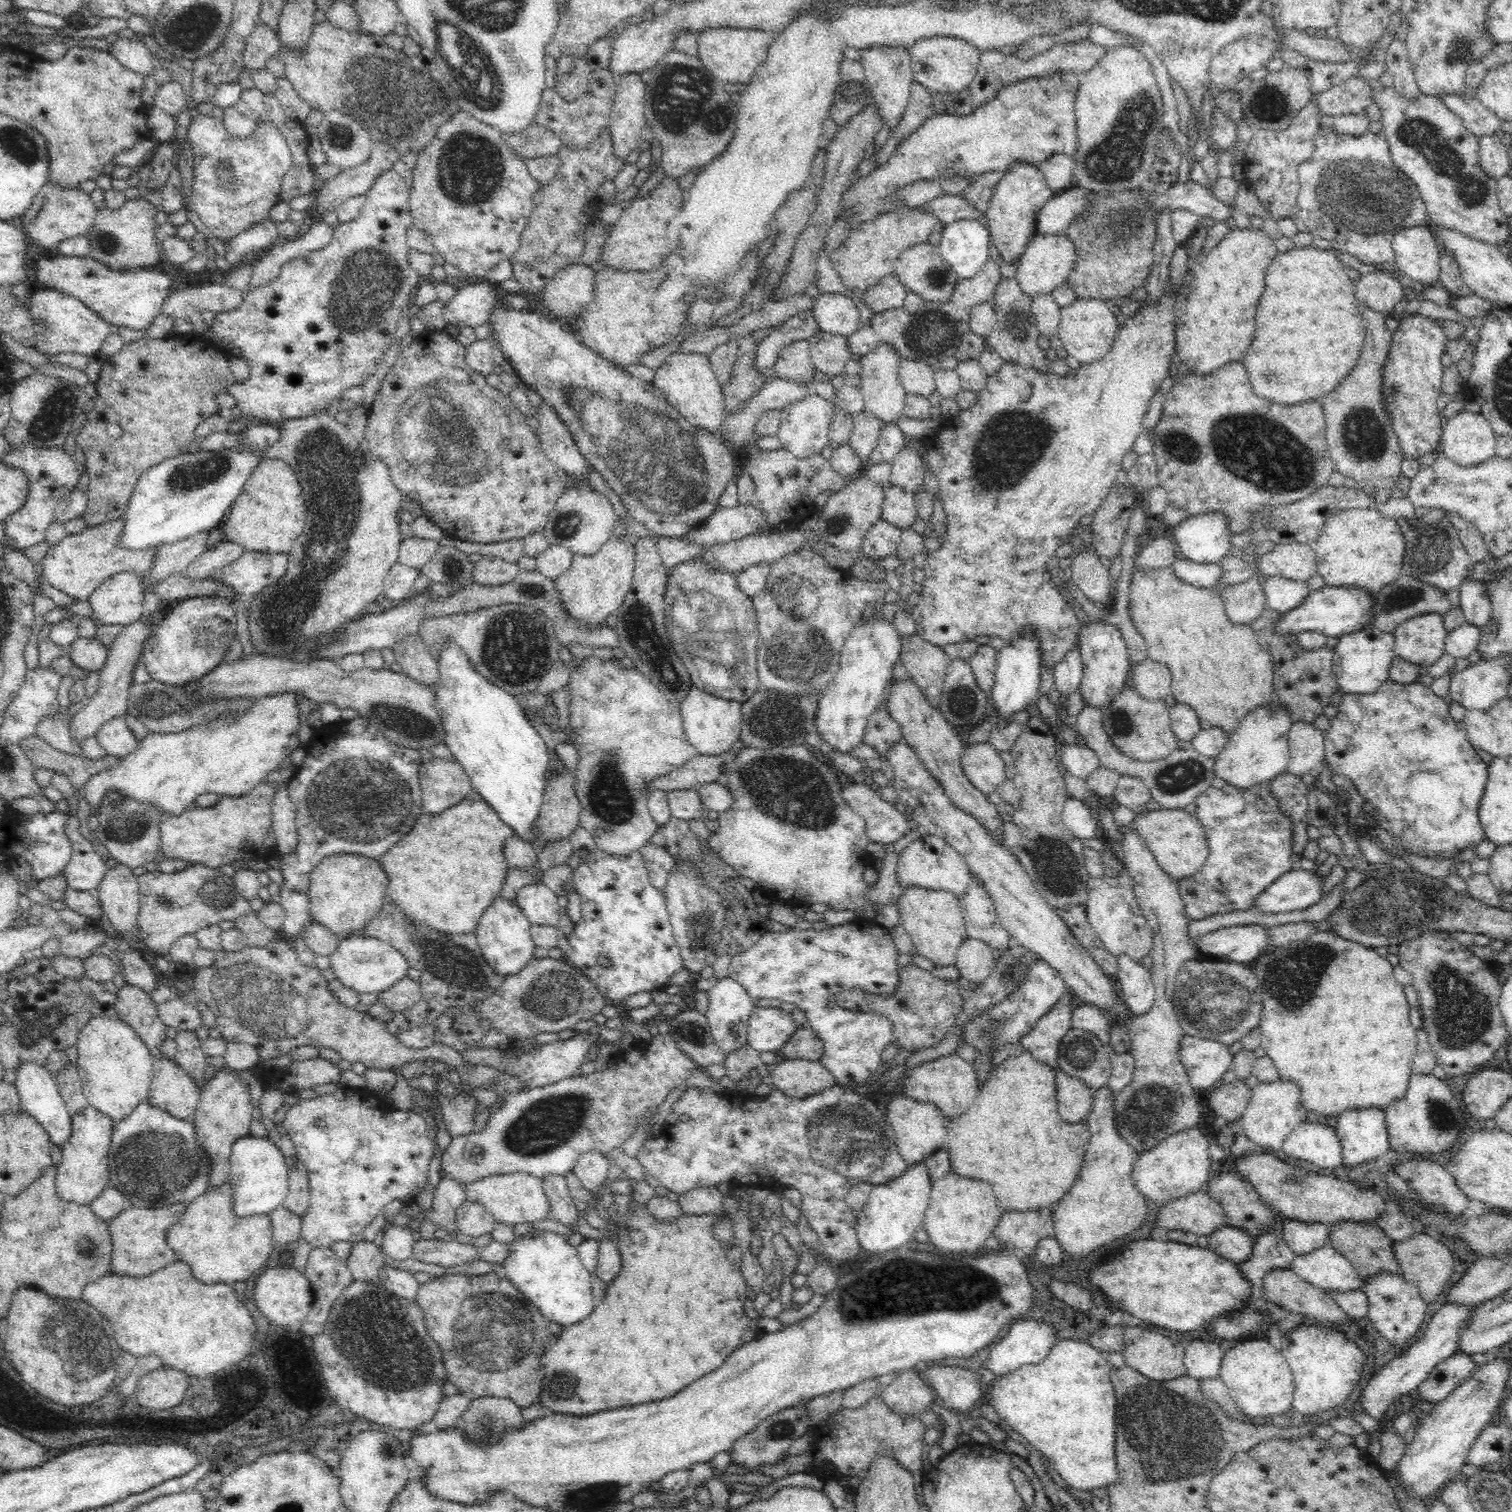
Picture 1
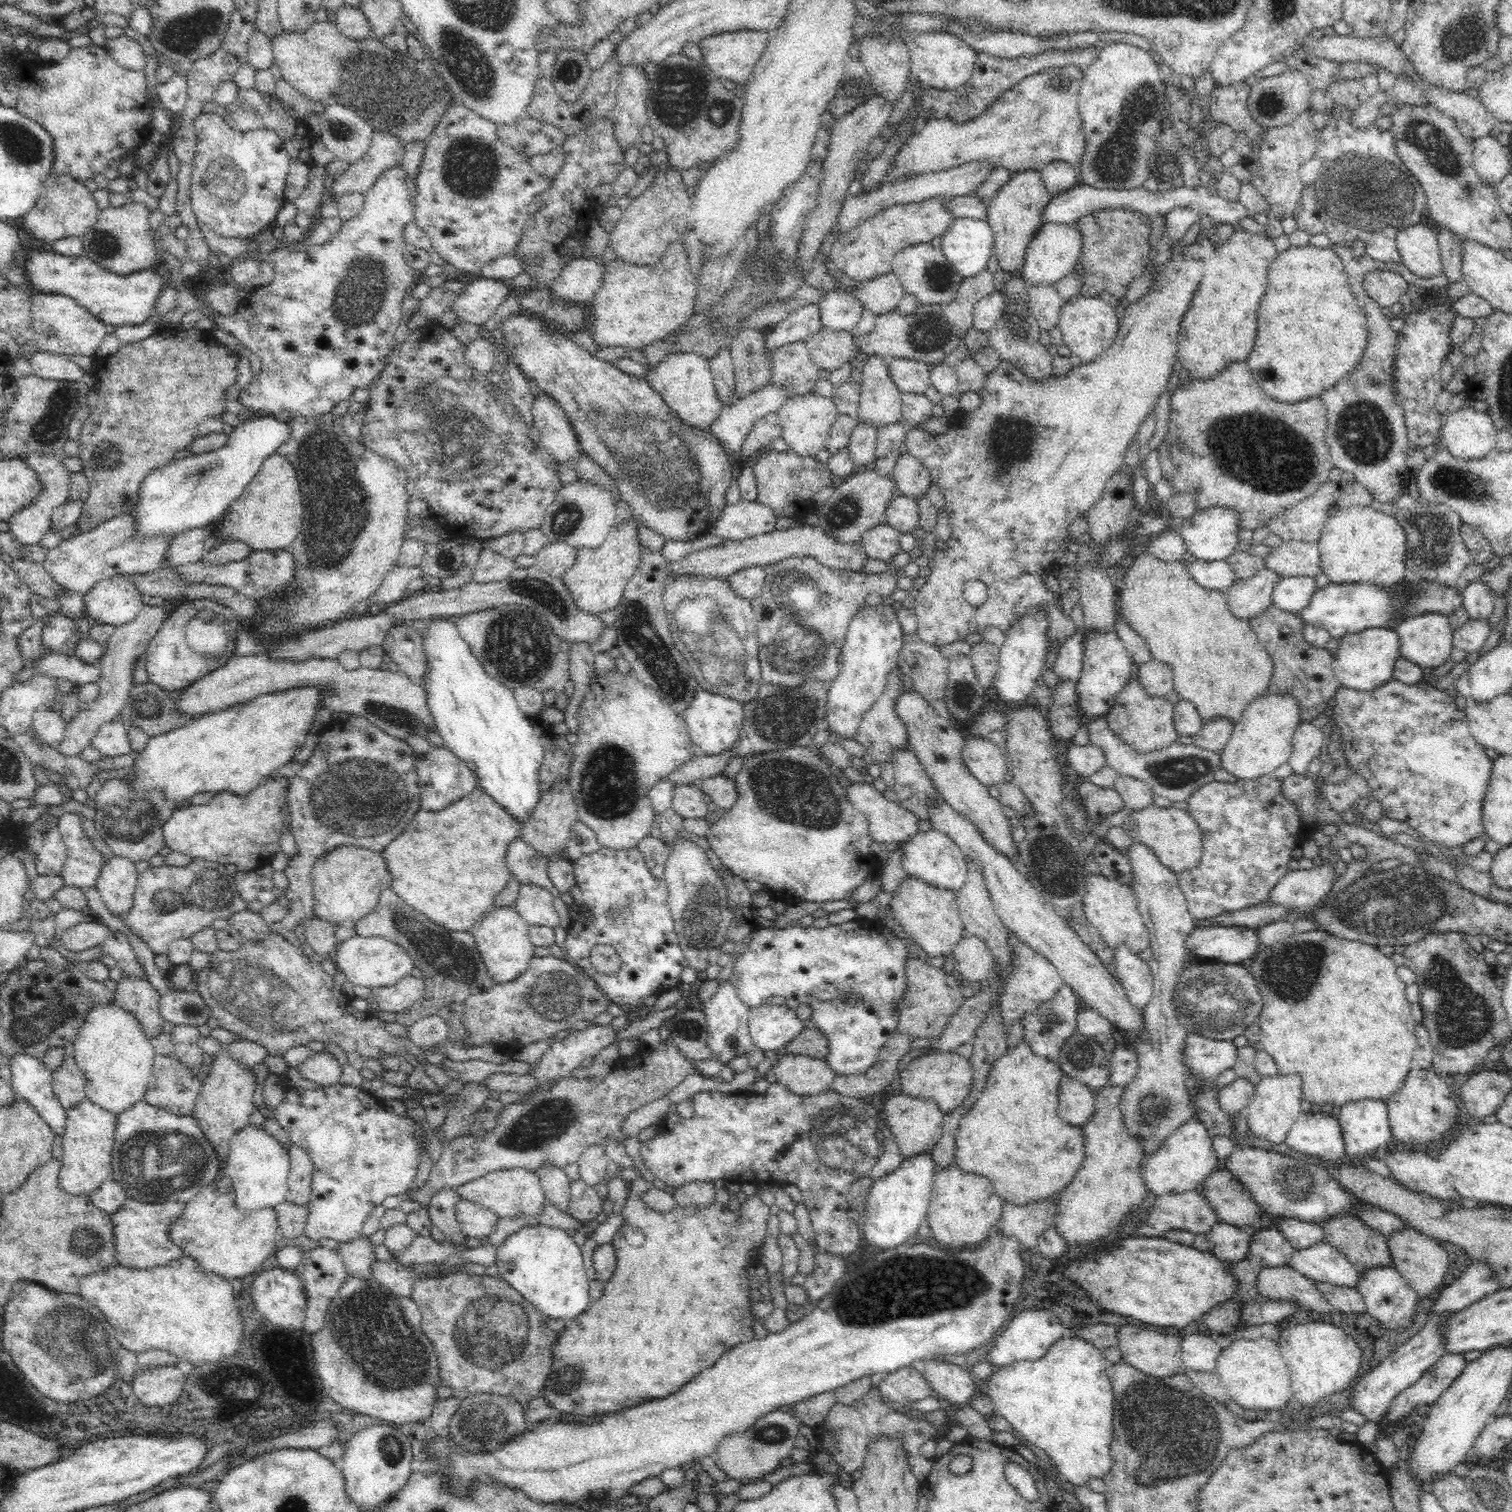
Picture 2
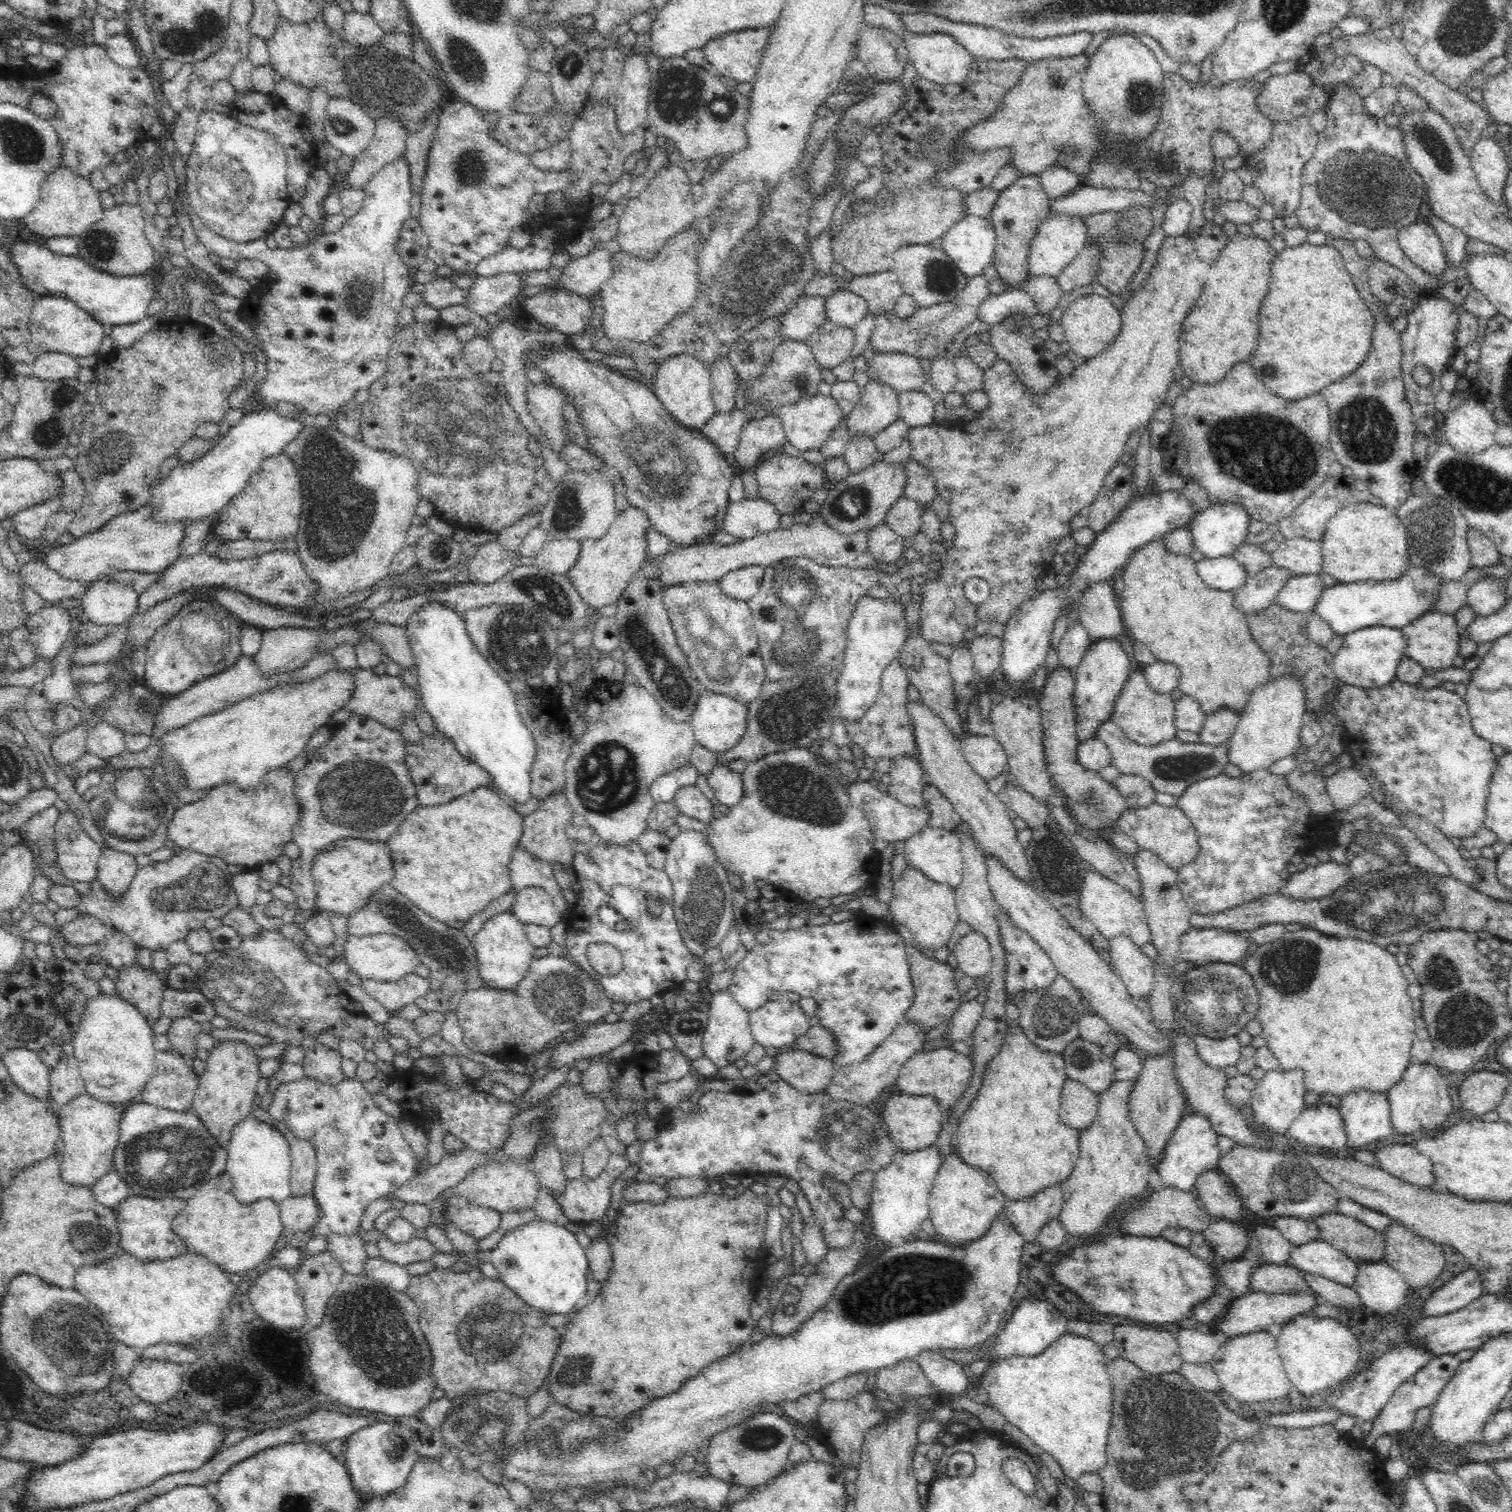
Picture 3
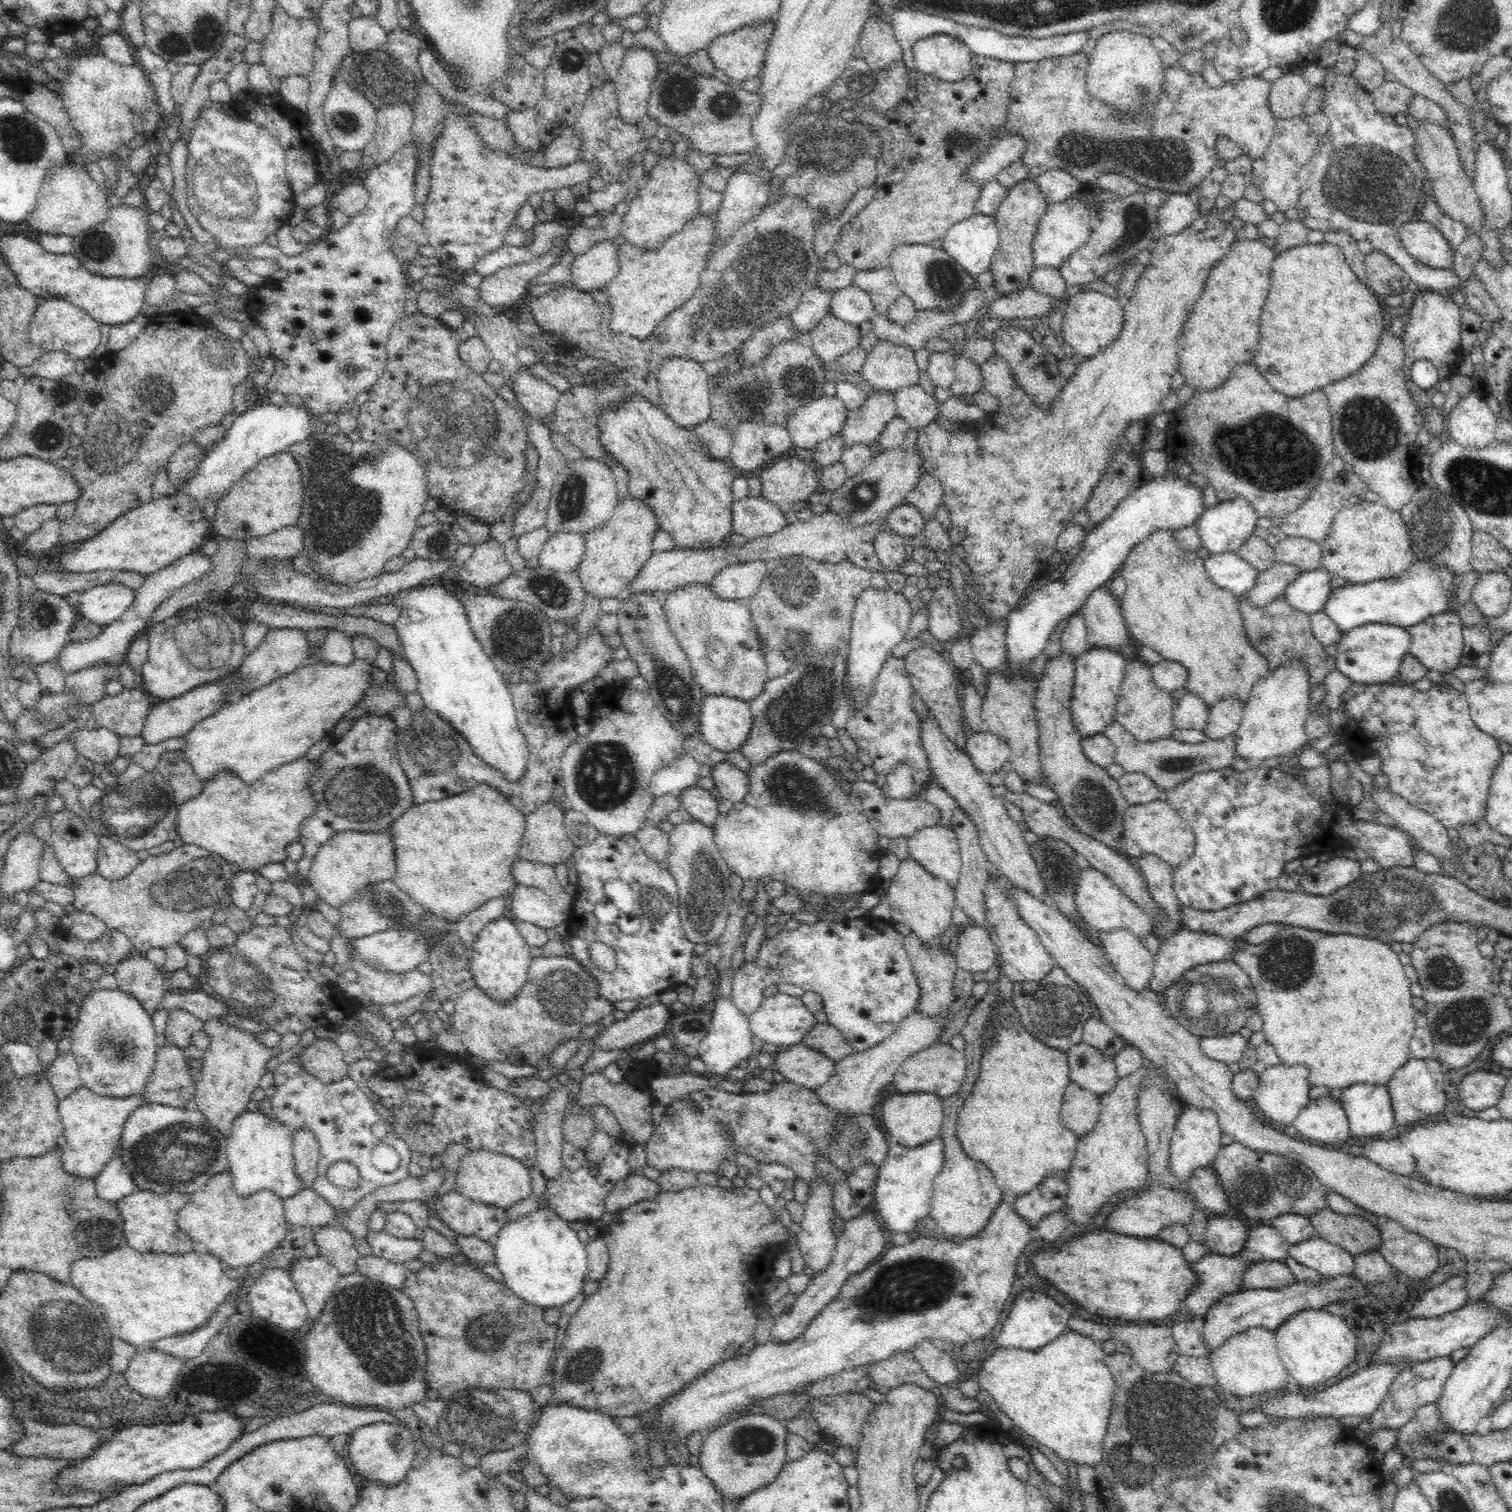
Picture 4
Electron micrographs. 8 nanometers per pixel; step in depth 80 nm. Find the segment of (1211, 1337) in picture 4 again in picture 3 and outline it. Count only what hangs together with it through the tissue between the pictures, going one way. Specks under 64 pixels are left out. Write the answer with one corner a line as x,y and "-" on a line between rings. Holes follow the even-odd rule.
1300,1290
1290,1294
1266,1294
1265,1292
1248,1292
1230,1302
1226,1308
1224,1316
1216,1318
1214,1324
1210,1326
1213,1336
1218,1332
1223,1332
1226,1337
1232,1338
1239,1335
1251,1334
1260,1330
1266,1331
1271,1324
1286,1324
1294,1316
1306,1313
1316,1306
1315,1292
1309,1293
1309,1290

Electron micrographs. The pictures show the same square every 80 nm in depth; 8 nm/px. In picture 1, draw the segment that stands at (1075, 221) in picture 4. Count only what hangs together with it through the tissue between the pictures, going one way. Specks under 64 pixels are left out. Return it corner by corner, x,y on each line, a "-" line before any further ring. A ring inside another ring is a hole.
1066,232
1054,235
1036,235
1025,246
1024,252
1016,262
1015,279
1021,286
1022,292
1030,298
1034,298
1038,294
1048,294
1067,280
1070,270
1074,268
1076,255
1074,243
1068,239

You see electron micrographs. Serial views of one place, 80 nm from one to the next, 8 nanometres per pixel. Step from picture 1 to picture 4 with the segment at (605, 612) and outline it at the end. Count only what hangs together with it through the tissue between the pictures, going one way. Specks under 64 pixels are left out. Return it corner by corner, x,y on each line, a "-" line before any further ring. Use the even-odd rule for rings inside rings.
627,497
612,510
612,516
604,526
585,534
585,553
576,573
584,591
598,599
616,598
637,578
655,549
655,536
660,531
657,516
639,498

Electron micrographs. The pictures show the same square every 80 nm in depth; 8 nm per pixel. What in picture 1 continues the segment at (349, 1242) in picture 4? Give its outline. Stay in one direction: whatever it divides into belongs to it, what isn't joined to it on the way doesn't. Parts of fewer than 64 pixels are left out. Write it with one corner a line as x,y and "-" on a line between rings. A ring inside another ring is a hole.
364,1239
353,1243
346,1263
354,1281
364,1281
374,1285
381,1282
378,1272
386,1265
384,1253
373,1242

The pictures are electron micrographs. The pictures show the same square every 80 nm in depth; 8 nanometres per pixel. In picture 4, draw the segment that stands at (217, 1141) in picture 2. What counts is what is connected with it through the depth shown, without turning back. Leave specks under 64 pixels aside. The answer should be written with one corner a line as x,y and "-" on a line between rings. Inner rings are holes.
219,1017
203,1021
203,1031
210,1039
210,1047
202,1058
202,1078
196,1085
192,1106
195,1107
220,1134
228,1137
234,1120
247,1110
252,1093
266,1073
267,1063
276,1055
252,1034
232,1025
220,1023

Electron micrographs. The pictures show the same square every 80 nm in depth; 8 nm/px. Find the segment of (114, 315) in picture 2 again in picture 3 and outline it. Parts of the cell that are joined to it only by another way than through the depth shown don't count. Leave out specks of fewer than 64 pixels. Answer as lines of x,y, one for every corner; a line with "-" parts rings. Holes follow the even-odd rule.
22,240
7,244
6,249
18,268
18,279
37,296
69,298
103,325
132,324
148,315
148,306
158,284
145,273
132,276
108,274
88,264
77,254
74,256
56,254
44,245

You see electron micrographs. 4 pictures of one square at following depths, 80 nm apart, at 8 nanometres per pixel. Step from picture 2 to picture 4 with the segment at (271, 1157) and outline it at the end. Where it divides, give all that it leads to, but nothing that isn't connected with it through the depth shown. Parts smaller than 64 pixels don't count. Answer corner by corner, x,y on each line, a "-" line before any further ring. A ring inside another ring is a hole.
246,1110
234,1120
230,1136
226,1139
227,1170
231,1172
234,1193
250,1197
261,1191
272,1191
280,1199
286,1199
302,1190
302,1179
294,1172
292,1130
276,1118
268,1118
262,1112

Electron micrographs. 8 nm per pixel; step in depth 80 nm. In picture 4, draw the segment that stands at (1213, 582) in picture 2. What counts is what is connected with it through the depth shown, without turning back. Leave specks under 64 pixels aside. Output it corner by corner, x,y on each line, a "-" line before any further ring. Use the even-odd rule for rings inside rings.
1236,552
1210,555
1204,559
1204,567
1214,585
1236,596
1244,595
1250,588
1254,588
1259,573

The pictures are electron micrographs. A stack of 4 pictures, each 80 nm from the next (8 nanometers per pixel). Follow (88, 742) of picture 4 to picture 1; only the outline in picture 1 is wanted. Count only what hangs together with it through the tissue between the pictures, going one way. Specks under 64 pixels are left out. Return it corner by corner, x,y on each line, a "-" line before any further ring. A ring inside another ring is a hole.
123,717
106,722
95,737
98,744
106,750
106,754
120,758
132,754
139,743

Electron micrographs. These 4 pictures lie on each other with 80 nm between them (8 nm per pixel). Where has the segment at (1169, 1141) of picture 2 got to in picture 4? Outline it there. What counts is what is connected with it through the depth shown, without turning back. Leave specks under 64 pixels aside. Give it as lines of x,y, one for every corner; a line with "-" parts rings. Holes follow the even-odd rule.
1190,1105
1182,1106
1170,1143
1169,1156
1170,1172
1176,1179
1180,1179
1182,1185
1188,1185
1188,1178
1196,1168
1212,1167
1214,1158
1222,1146
1220,1136
1222,1131
1214,1111

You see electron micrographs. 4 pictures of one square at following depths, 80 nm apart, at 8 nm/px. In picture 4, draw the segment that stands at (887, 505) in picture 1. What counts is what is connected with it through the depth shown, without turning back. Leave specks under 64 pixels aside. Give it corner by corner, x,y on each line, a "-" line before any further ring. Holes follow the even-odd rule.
904,502
887,512
886,523
890,530
909,542
916,534
923,532
925,518
915,506

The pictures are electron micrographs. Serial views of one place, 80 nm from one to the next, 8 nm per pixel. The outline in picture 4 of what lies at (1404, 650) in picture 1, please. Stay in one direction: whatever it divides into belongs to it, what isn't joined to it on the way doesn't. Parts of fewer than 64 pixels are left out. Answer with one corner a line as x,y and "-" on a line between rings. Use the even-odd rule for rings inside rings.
1452,611
1442,612
1425,618
1420,624
1407,628
1412,636
1409,653
1413,654
1428,670
1448,673
1460,664
1464,649
1462,621

